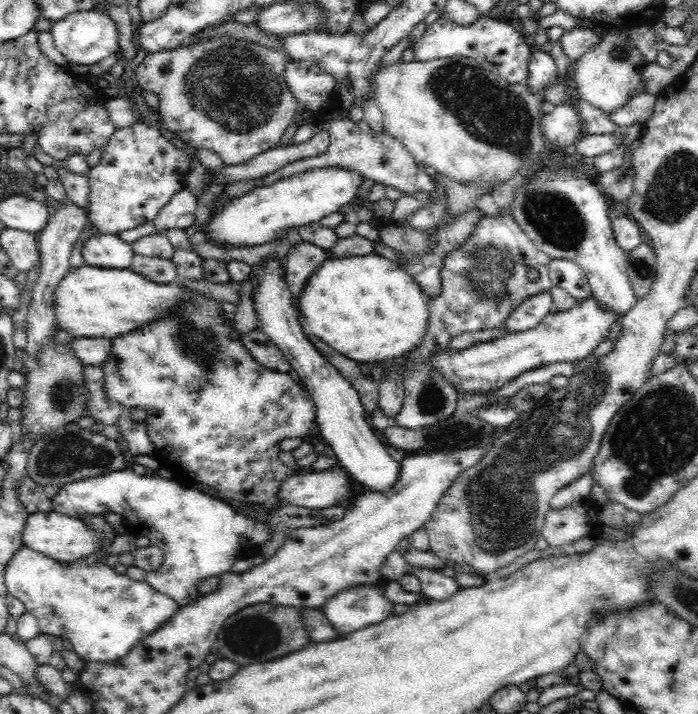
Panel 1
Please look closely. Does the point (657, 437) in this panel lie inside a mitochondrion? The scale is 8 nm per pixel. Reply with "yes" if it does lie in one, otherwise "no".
yes

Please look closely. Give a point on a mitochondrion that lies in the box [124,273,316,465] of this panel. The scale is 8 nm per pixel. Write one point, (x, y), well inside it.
(194, 338)

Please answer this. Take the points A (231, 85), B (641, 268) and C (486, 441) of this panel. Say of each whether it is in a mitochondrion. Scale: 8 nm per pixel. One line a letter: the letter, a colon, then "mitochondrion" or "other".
A: mitochondrion
B: mitochondrion
C: other

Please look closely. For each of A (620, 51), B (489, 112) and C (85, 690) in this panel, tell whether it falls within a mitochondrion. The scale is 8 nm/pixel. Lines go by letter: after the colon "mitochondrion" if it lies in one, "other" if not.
A: mitochondrion
B: mitochondrion
C: other

